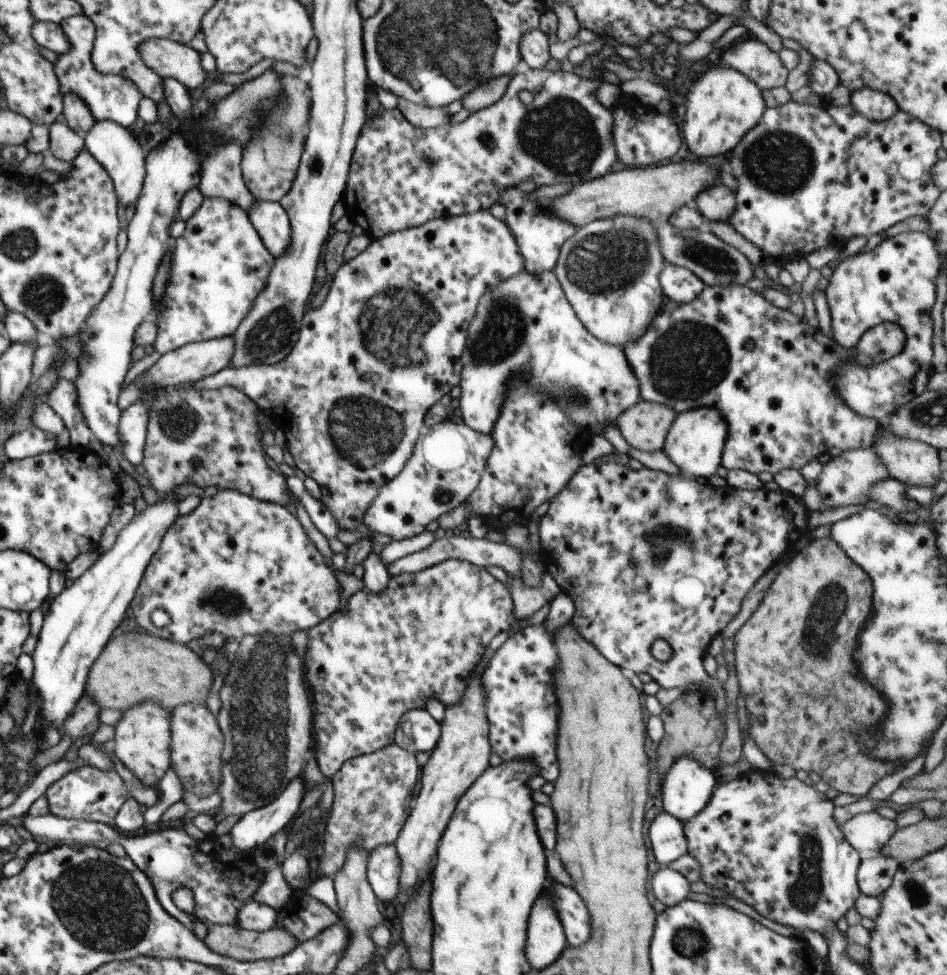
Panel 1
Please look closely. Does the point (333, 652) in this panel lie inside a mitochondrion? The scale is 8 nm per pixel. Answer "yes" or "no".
no

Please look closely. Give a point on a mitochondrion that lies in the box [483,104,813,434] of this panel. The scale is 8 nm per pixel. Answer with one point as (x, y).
(603, 263)

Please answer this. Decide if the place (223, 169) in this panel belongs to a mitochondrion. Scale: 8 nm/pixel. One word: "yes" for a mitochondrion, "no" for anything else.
yes

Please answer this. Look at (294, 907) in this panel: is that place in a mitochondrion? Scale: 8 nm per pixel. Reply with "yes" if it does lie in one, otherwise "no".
no

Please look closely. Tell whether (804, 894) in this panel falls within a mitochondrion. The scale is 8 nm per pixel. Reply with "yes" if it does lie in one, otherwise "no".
yes

